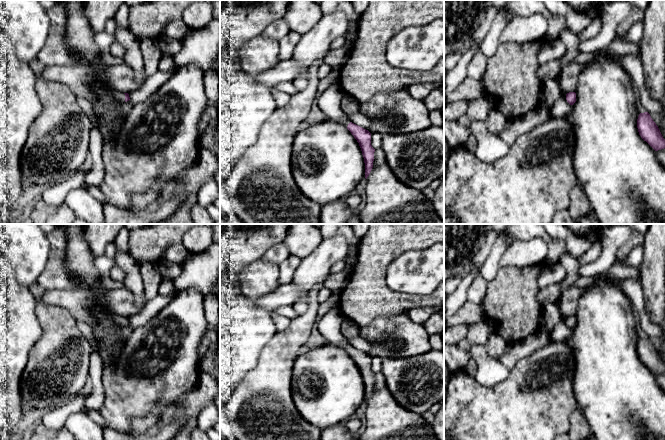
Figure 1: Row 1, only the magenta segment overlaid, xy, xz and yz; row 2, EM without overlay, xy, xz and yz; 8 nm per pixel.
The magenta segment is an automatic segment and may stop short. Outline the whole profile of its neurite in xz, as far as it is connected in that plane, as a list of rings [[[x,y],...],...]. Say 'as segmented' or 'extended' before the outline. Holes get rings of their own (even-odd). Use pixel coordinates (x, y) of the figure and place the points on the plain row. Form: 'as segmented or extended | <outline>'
extended | [[[338,307],[330,310],[318,322],[317,327],[330,345],[345,350],[359,367],[365,387],[365,402],[369,400],[374,385],[375,373],[371,369],[371,357],[352,347],[341,333],[341,324],[345,320]]]

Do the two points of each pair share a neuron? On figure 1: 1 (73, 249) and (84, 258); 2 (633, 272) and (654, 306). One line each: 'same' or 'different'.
1: same
2: different

